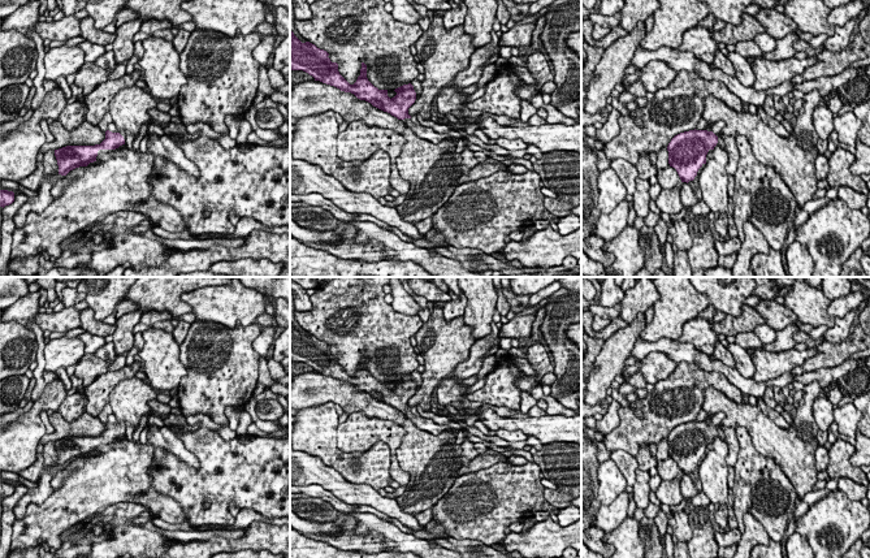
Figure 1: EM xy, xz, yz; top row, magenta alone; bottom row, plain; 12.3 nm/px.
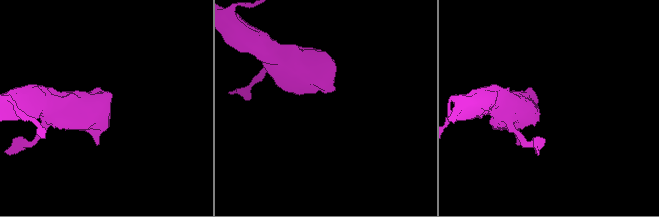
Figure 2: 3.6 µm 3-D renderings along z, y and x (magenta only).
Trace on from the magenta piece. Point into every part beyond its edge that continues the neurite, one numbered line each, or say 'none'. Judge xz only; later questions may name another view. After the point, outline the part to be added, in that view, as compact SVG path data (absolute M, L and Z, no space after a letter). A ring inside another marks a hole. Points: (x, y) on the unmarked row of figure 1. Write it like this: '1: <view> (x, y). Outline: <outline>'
1: xz (421, 423). Outline: M416 408L402 411L406 419L410 419L414 425L419 429L429 432L434 436L441 434L442 432L451 432L456 436L458 431L451 429L447 424L437 424L432 419L423 418Z

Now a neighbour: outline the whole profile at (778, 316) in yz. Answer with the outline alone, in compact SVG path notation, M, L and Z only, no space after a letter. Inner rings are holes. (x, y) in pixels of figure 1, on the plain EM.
M772 299L761 300L754 308L774 330L782 330L789 324L798 323L797 316L789 308Z

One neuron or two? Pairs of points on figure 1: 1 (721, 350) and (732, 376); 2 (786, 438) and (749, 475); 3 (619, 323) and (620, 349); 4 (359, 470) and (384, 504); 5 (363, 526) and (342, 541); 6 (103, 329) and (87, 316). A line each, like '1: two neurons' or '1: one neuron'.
1: two neurons
2: two neurons
3: two neurons
4: two neurons
5: two neurons
6: one neuron

